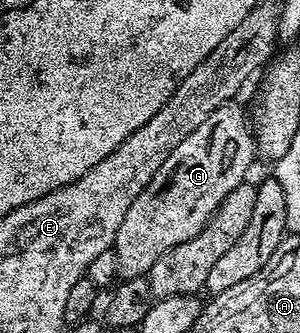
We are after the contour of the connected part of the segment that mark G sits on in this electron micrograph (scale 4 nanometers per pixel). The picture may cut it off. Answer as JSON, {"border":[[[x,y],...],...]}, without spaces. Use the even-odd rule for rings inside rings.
{"border":[[[238,104],[216,108],[216,112],[212,112],[212,116],[208,116],[208,120],[204,120],[204,124],[200,124],[200,128],[192,132],[192,136],[176,144],[168,160],[160,164],[160,172],[152,176],[148,188],[144,188],[144,192],[140,192],[140,196],[132,200],[132,208],[128,208],[112,247],[118,265],[118,278],[125,280],[149,275],[152,264],[156,264],[156,260],[160,260],[164,252],[176,248],[176,244],[184,244],[184,240],[192,240],[192,236],[196,236],[208,224],[208,220],[220,208],[228,192],[247,181],[249,174],[246,173],[253,162],[256,162],[256,147],[254,135],[248,125],[247,111],[245,114]]]}

